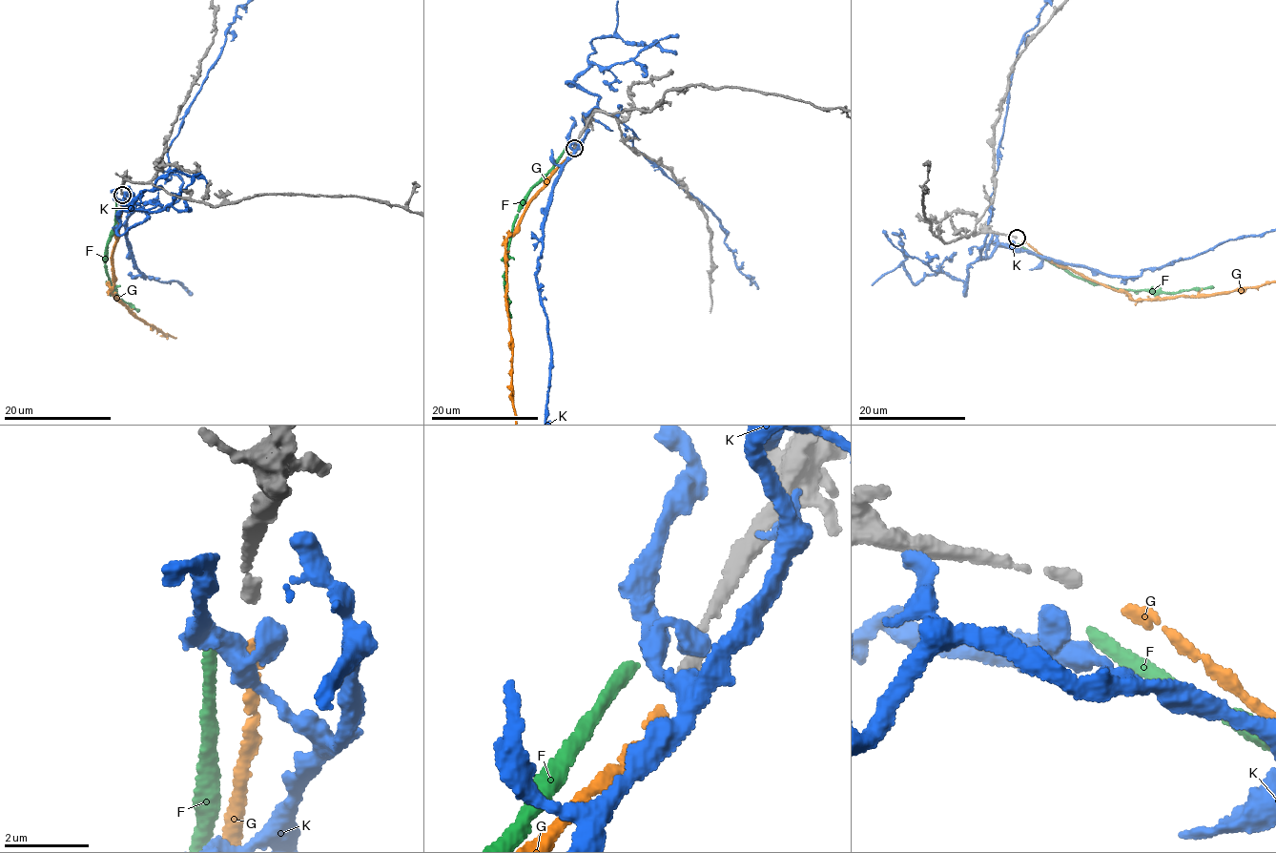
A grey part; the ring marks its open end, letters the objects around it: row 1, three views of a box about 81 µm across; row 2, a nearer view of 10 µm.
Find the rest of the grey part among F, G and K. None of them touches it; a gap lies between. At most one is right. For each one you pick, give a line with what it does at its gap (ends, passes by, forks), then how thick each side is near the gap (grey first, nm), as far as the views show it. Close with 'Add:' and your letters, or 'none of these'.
G: it ends there; 280 nm thick on the grey side, 240 nm on the other
Add: G

